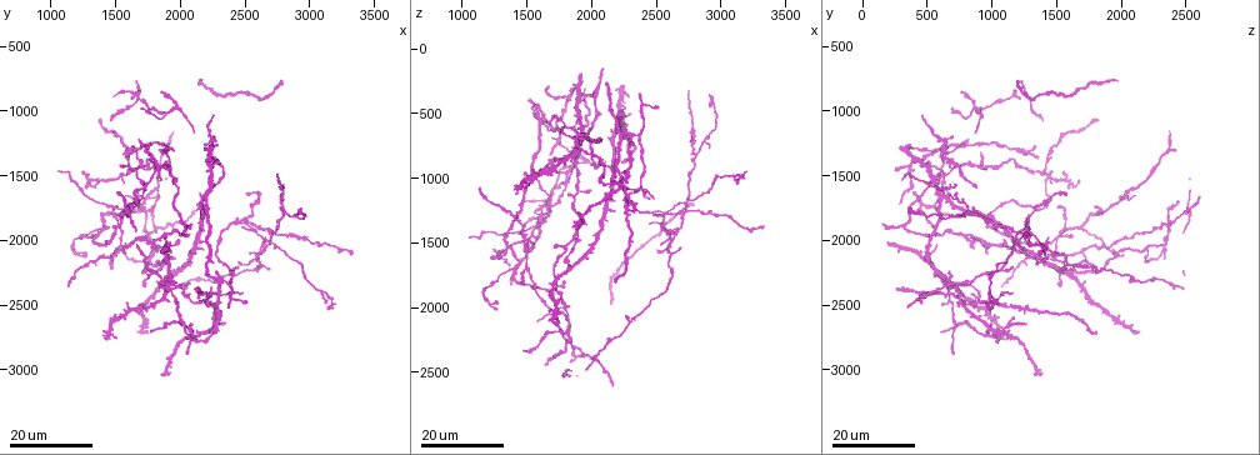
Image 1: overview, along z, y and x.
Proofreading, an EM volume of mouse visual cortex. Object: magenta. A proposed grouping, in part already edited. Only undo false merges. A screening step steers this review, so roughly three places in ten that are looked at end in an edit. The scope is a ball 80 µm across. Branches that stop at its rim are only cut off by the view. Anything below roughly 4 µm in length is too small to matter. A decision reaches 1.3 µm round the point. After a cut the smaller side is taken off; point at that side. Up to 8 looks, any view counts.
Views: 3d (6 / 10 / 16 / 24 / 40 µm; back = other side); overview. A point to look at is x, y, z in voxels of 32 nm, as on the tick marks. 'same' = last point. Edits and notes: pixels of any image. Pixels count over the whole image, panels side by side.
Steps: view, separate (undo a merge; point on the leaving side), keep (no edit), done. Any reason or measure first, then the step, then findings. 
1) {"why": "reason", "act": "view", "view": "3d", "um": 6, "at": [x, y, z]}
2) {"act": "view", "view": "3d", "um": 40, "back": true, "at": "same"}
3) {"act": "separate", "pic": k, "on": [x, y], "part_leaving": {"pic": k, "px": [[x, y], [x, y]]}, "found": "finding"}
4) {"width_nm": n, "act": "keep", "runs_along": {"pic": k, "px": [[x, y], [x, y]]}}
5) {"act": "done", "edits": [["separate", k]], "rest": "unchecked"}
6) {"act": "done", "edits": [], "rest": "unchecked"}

{"why": "four arms meet", "act": "view", "view": "3d", "um": 24, "at": [1740, 1680, 2040]}

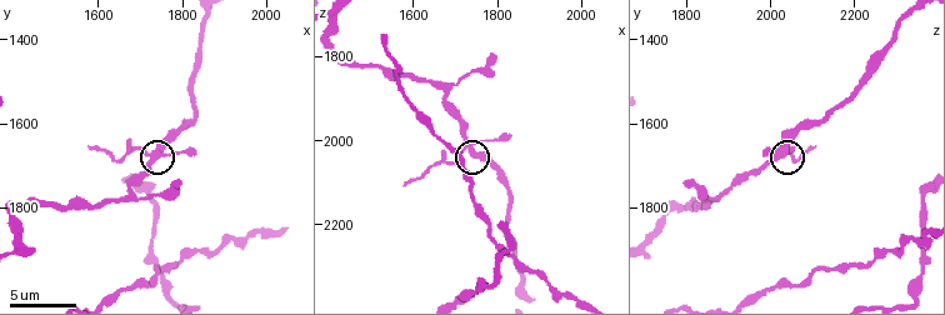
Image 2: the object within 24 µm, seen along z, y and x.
{"act": "view", "view": "3d", "um": 6, "at": [1730, 1675, 2025]}

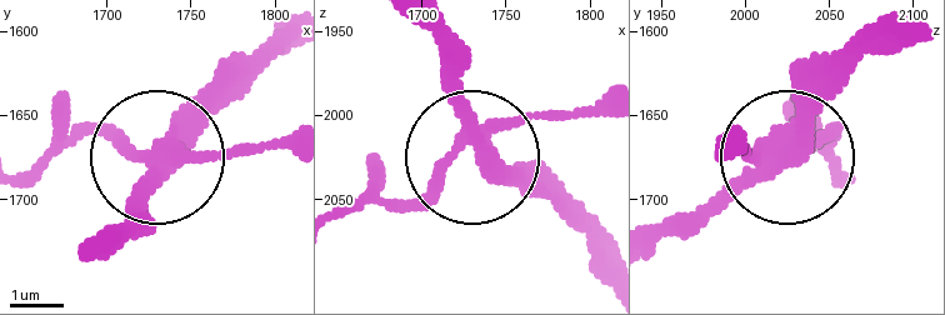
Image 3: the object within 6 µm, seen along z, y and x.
{"act": "view", "view": "3d", "um": 6, "back": true, "at": [1732, 1672, 2018]}

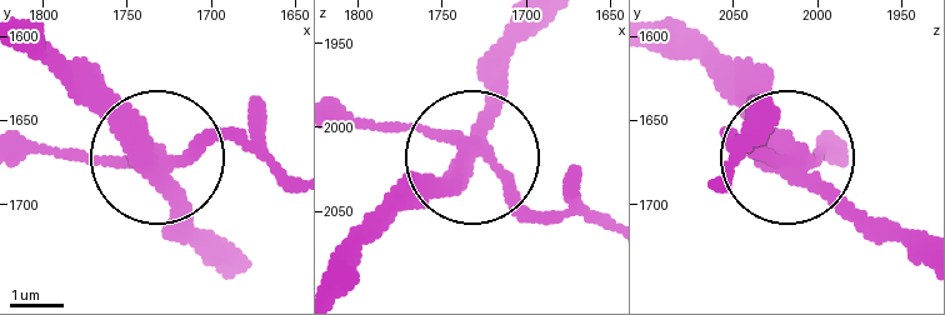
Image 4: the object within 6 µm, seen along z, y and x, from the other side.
{"side_arm_um": 7, "act": "keep", "runs_along": {"pic": 4, "px": [[531, 29], [478, 150], [523, 204], [571, 218]]}, "found": "one neuron here"}

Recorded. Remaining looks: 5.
{"why": "side arm on a straight run", "act": "view", "view": "3d", "um": 24, "at": [2040, 2440, 880]}

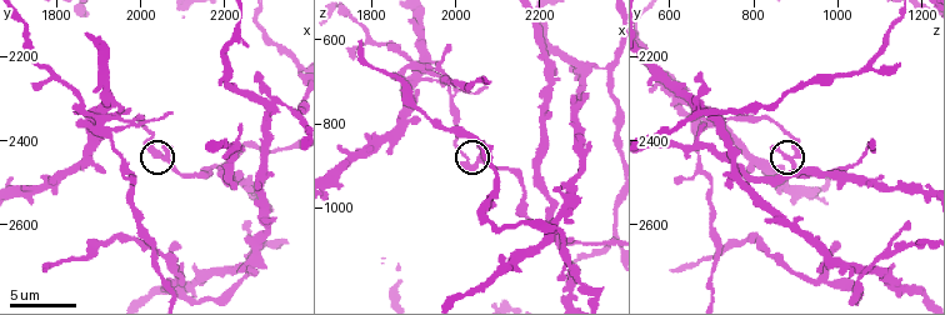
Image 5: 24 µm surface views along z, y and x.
{"act": "view", "view": "3d", "um": 10, "at": [2055, 2445, 895]}

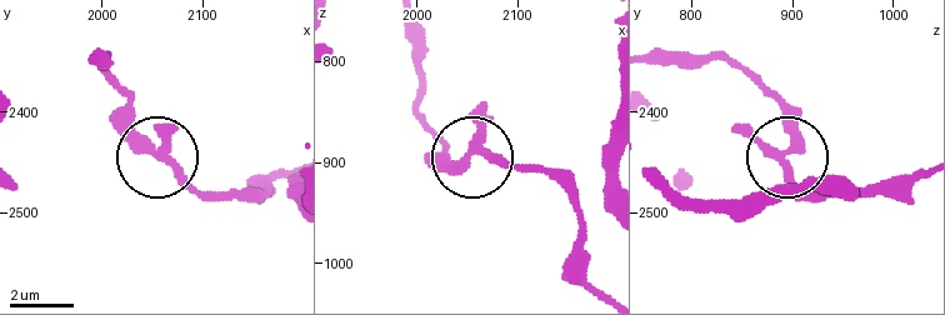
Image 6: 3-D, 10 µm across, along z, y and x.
{"act": "keep", "found": "all the same neuron"}

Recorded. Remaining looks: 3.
{"why": "looks like a crossing", "act": "view", "view": "3d", "um": 10, "at": [2200, 2475, 945]}

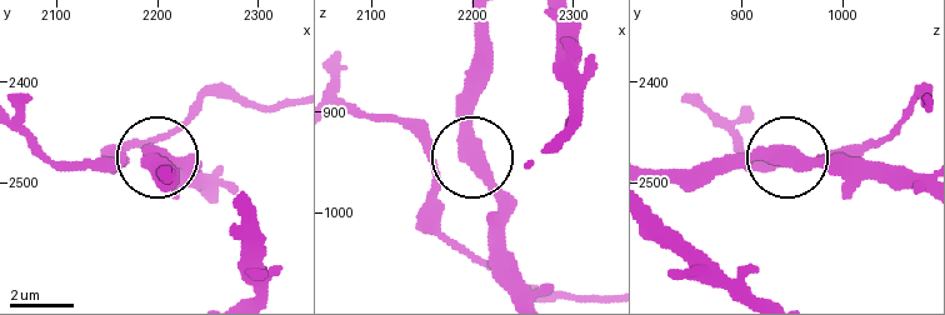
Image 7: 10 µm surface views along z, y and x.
{"arms": 4, "act": "keep", "runs_along": {"pic": 7, "px": [[655, 176], [711, 176], [751, 160], [846, 160]]}, "found": "one neuron here"}

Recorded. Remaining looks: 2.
{"why": "three-way junction", "act": "view", "view": "3d", "um": 6, "at": [1930, 2390, 665]}

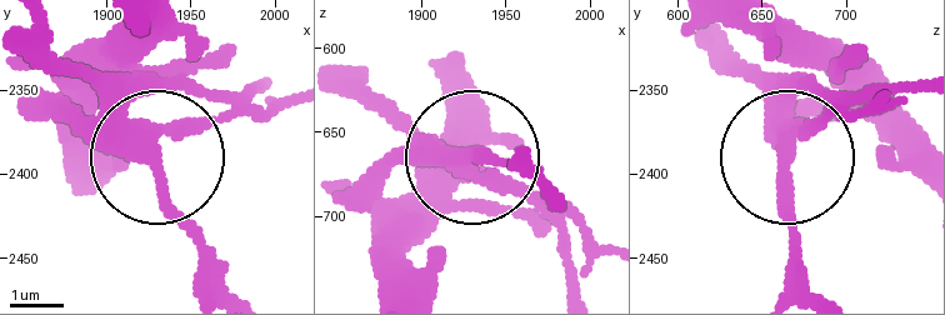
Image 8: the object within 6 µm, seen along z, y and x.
{"width_nm": 300, "act": "keep", "runs_along": {"pic": 8, "px": [[578, 286], [559, 233], [470, 151], [541, 165]]}, "found": "continuous, no second neuron"}

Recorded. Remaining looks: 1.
{"act": "done", "edits": [], "rest": "unchecked"}

